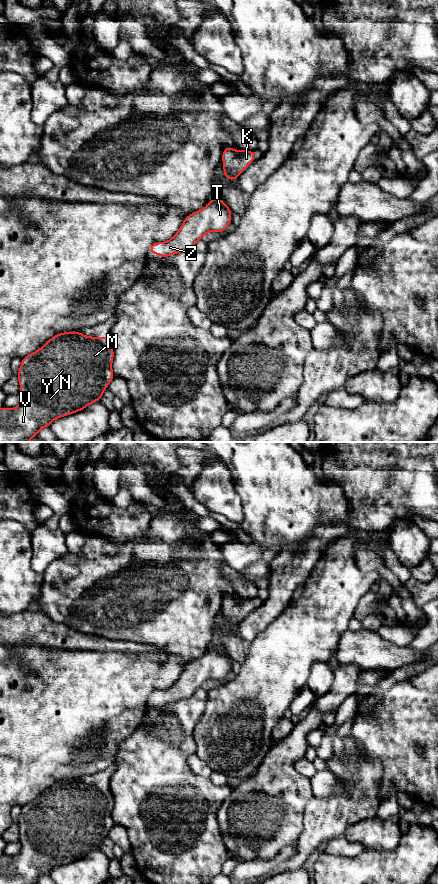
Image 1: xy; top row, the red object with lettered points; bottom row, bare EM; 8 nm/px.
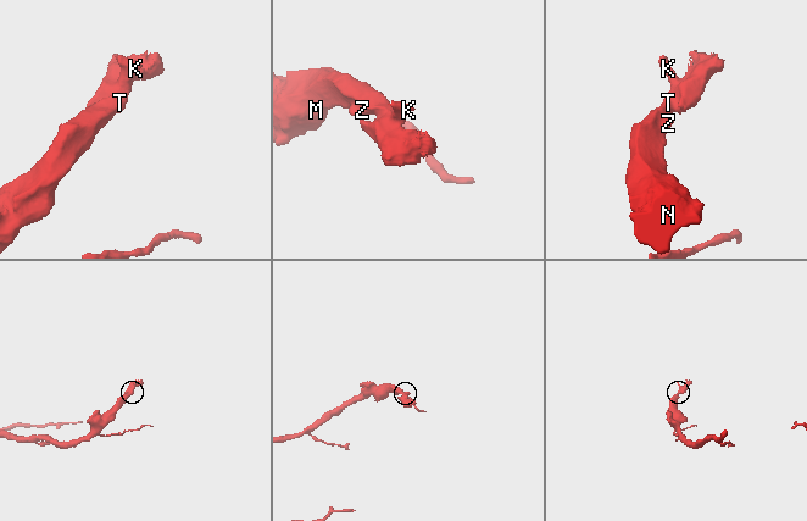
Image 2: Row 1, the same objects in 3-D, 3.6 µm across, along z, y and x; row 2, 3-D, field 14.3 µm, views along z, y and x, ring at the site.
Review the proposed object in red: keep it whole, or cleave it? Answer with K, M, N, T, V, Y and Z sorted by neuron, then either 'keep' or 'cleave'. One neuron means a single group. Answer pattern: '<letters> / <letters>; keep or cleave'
K M N T V Y Z; keep

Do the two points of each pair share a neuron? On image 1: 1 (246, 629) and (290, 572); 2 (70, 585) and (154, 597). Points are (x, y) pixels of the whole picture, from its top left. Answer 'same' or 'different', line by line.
1: same
2: same

